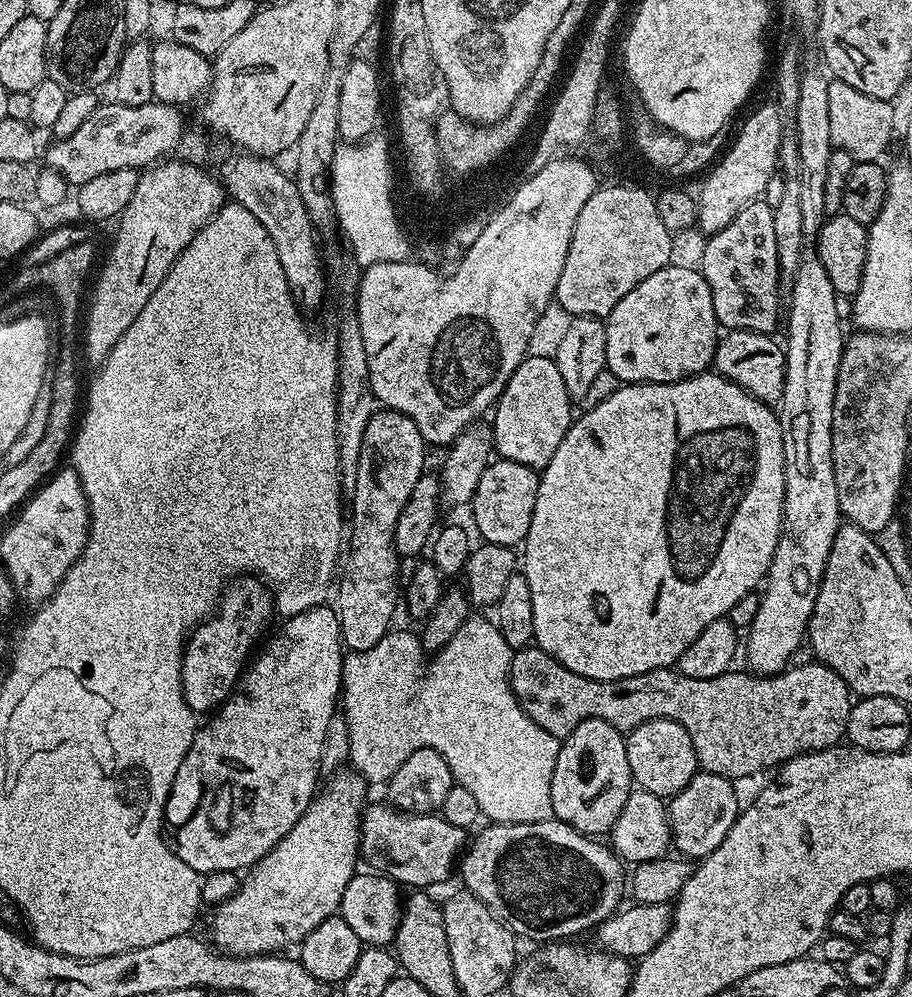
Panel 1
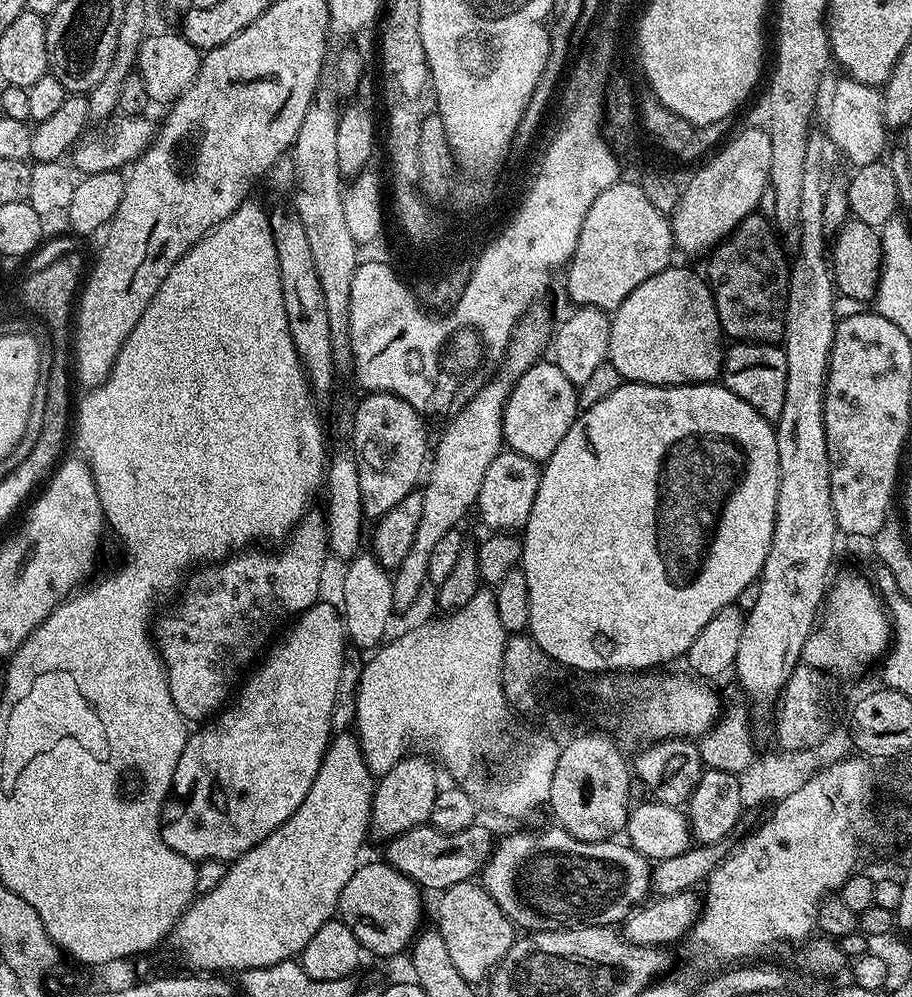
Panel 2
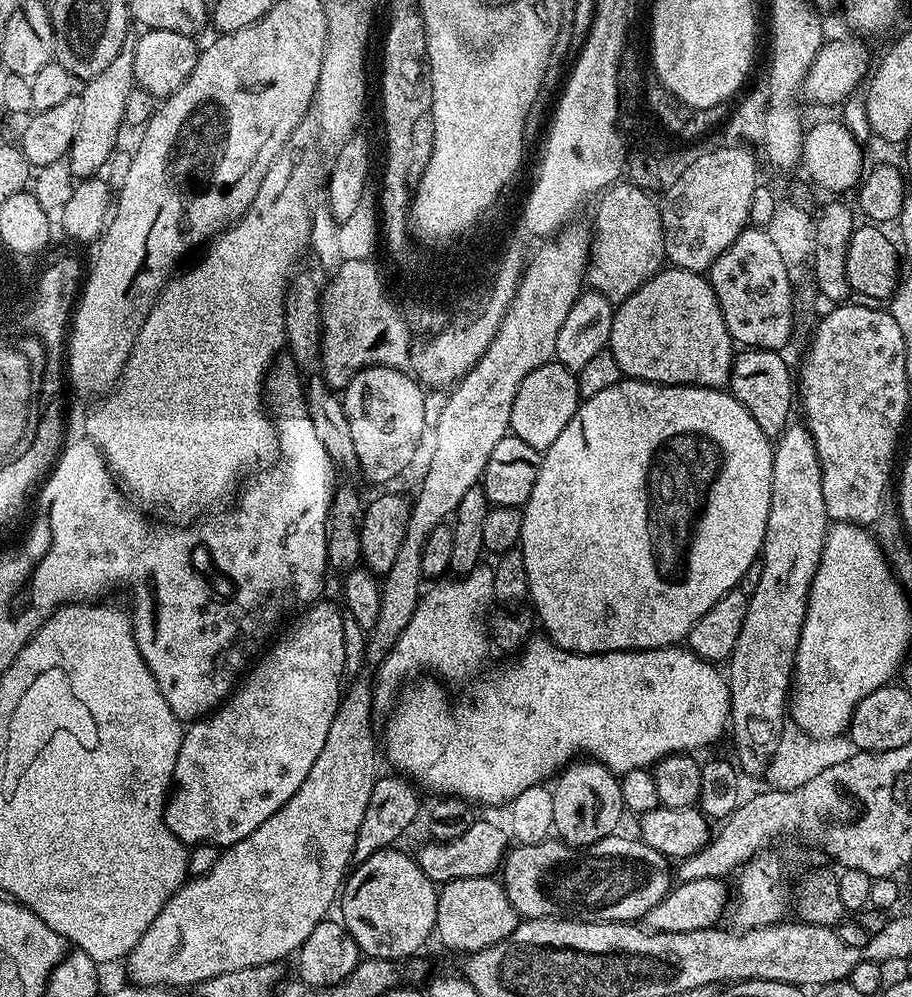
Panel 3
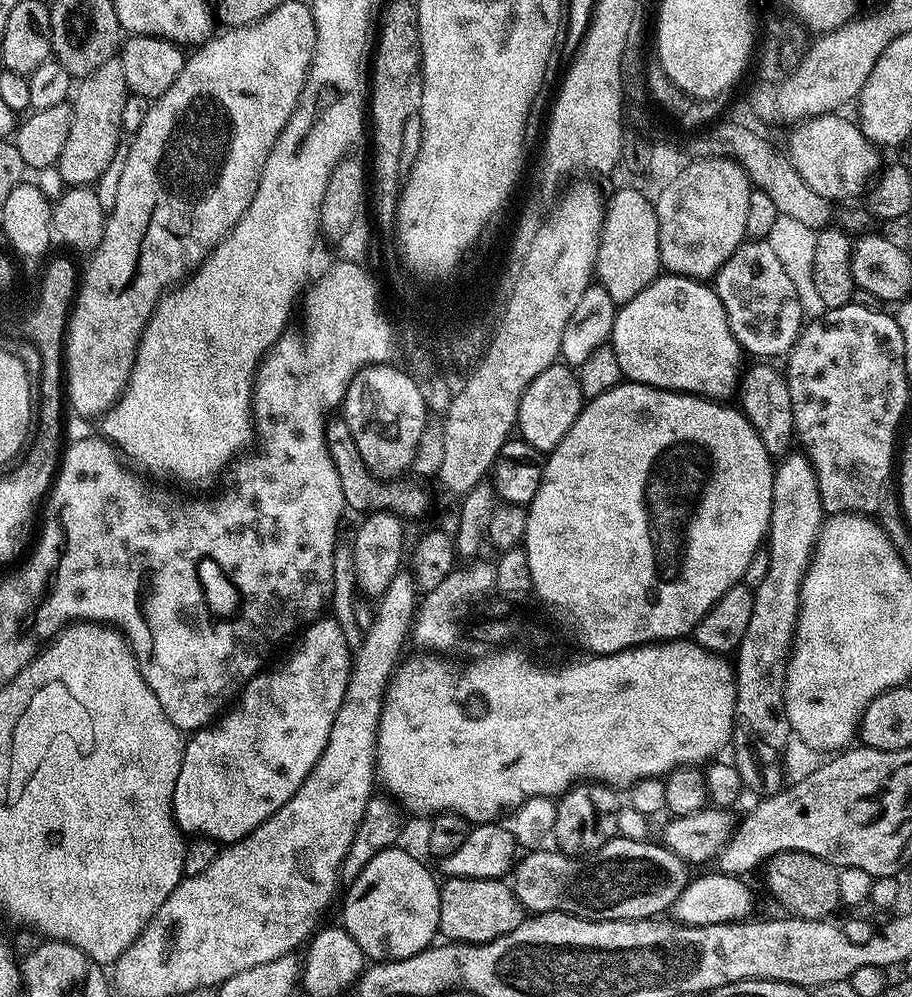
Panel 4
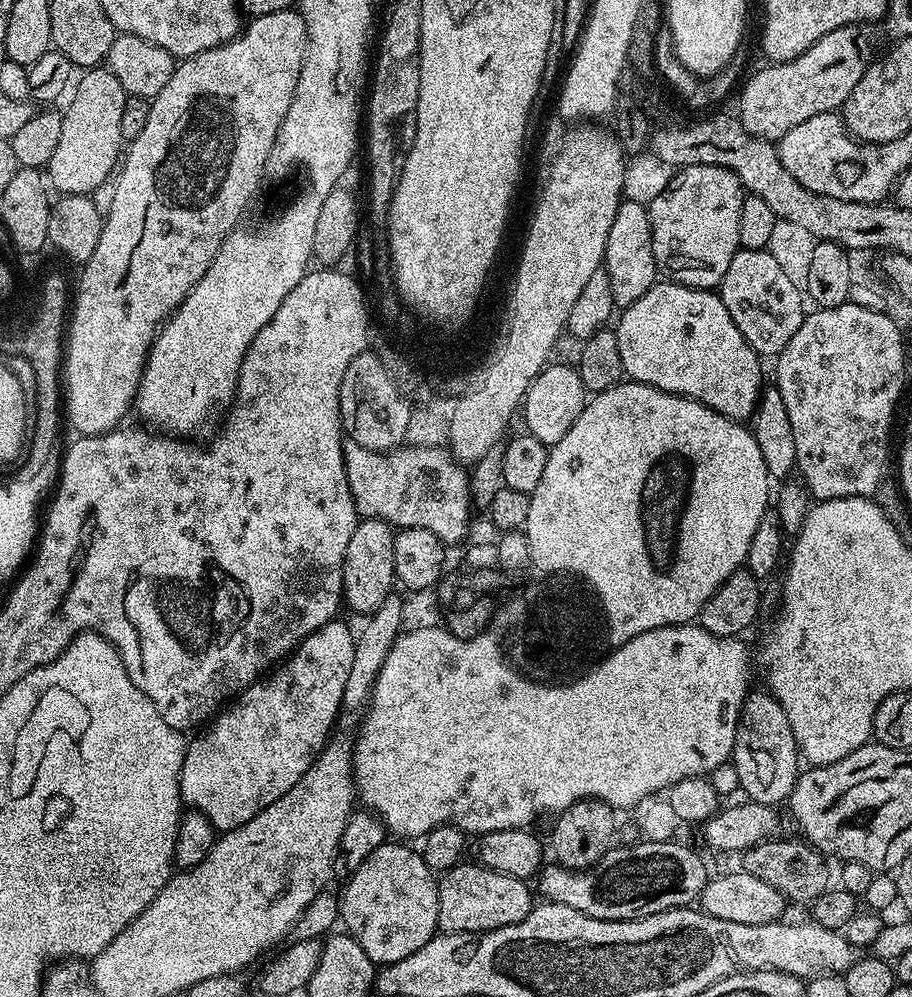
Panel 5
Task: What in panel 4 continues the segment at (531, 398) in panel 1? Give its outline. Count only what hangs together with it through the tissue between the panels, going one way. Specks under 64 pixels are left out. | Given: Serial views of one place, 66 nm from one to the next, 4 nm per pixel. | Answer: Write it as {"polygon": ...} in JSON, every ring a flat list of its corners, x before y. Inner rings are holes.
{"polygon":[[563,362,552,364,542,370,542,374,538,374,538,378,534,378,534,382,530,382,530,386,526,386,522,394,516,415,519,435,540,453,553,452,570,430,570,426,574,426,585,403,586,397,580,393,577,373]]}

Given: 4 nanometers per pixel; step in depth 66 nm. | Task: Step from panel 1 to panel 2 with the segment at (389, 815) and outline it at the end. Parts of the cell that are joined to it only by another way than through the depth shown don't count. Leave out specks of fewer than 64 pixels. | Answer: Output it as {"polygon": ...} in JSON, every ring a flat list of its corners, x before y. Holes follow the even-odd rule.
{"polygon":[[475,822,468,829,450,834,433,826,421,826,406,830,400,836,387,841,387,863,402,874,416,881,421,889,443,890,463,880,472,880,492,857,494,835,482,822]]}

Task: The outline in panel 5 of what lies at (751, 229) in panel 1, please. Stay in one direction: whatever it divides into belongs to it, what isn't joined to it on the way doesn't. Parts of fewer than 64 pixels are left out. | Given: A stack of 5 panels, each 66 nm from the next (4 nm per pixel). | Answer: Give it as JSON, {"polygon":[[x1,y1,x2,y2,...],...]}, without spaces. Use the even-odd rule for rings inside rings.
{"polygon":[[741,247,730,262,730,270,726,270,718,285,718,295,726,310,730,310,734,326,742,330,742,338,746,338,748,345,764,358,779,356,790,338,798,334,798,326,802,326,805,318,801,293,790,276,778,266,777,259,763,248]]}

